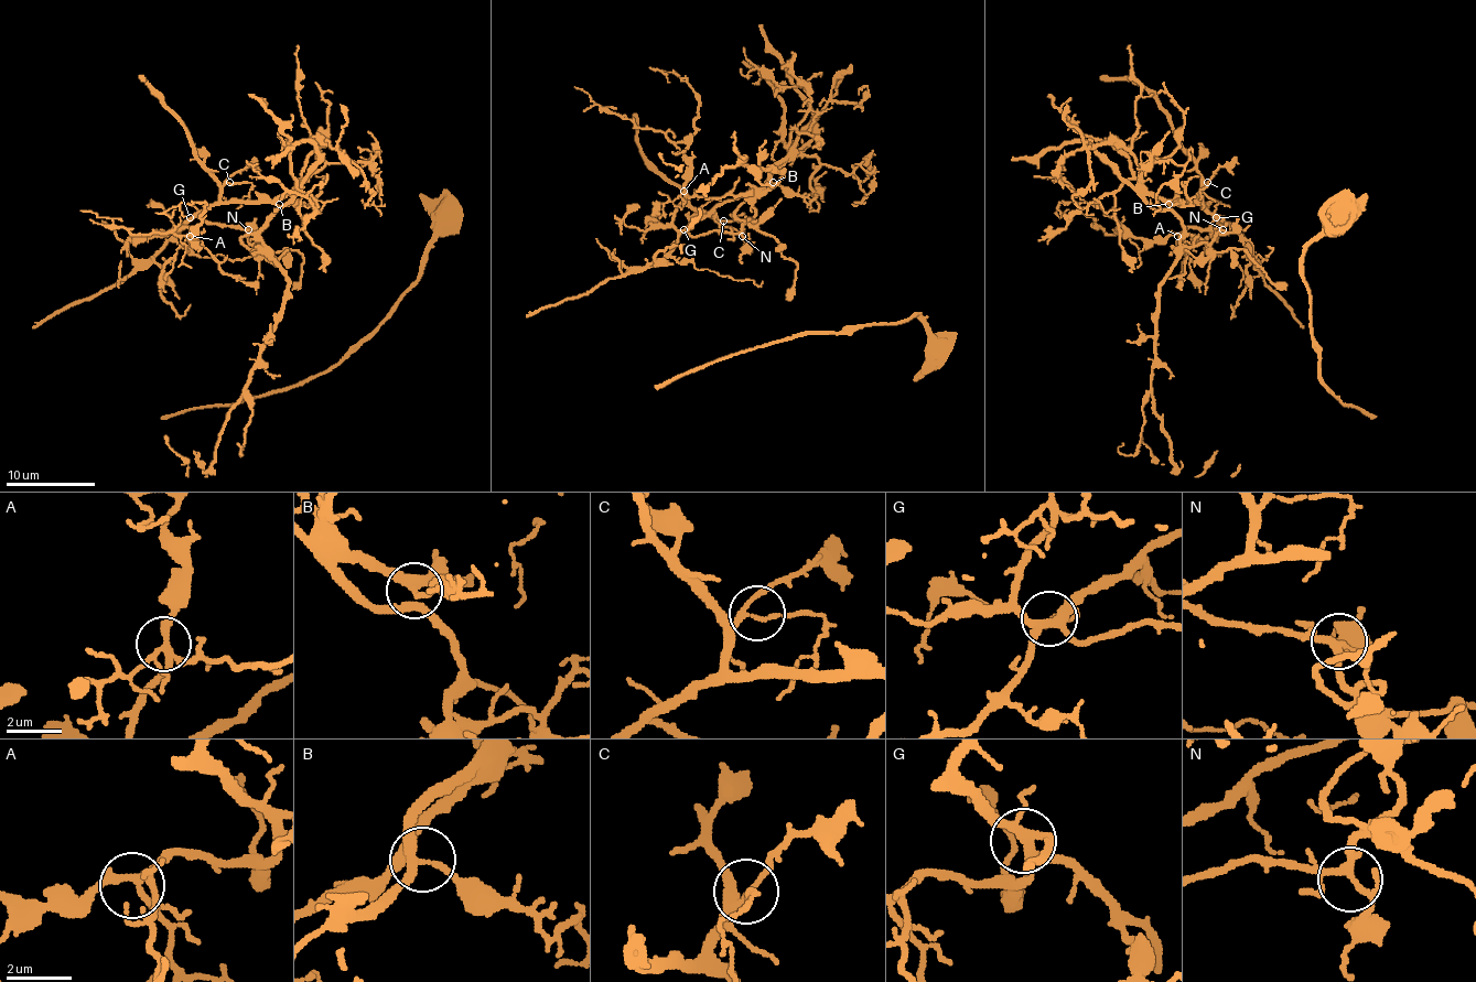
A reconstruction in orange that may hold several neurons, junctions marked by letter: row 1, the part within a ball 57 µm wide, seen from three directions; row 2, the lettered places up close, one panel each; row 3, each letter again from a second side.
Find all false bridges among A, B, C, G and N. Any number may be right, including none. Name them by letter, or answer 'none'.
none

